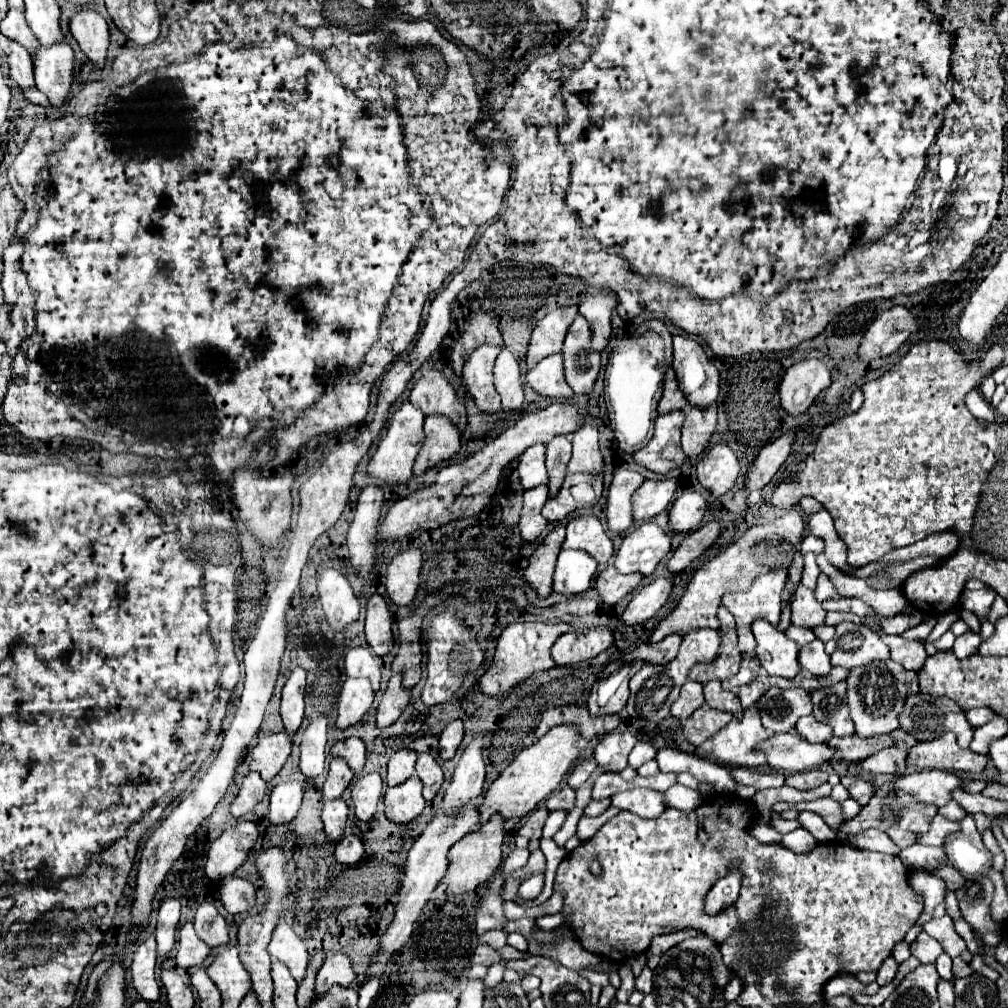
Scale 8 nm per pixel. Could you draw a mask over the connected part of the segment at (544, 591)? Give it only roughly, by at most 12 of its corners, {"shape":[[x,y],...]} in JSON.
{"shape":[[554,528],[530,556],[526,580],[540,598],[552,592],[566,528]]}

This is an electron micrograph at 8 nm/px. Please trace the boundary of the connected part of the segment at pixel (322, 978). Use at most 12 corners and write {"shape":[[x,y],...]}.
{"shape":[[328,952],[316,976],[316,994],[356,980],[344,952]]}

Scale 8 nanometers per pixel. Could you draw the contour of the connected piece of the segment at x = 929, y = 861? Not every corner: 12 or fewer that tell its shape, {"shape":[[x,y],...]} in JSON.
{"shape":[[912,844],[900,850],[906,870],[926,870],[946,860],[942,848]]}

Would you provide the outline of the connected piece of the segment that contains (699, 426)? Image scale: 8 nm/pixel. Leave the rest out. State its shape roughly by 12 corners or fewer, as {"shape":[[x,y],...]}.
{"shape":[[716,404],[686,408],[682,450],[698,456],[716,428]]}

